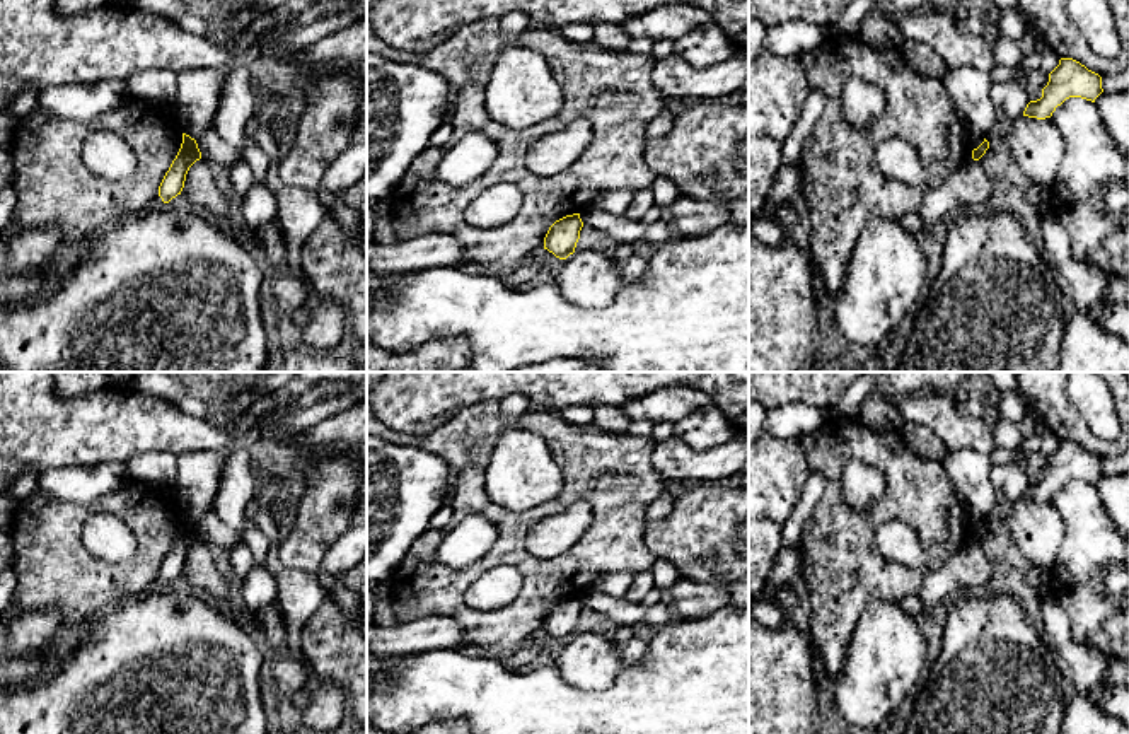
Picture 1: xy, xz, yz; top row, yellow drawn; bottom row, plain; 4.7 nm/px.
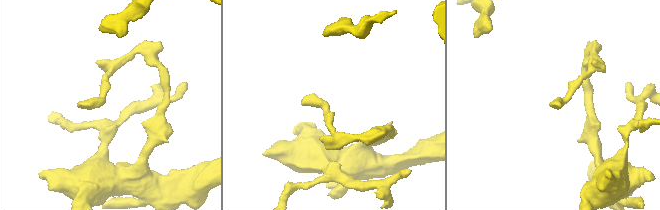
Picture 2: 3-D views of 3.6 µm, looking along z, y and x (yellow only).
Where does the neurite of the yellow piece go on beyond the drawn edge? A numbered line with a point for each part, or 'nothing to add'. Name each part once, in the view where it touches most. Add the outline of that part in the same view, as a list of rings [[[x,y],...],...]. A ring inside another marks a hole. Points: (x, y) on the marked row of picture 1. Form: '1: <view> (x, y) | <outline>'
nothing to add

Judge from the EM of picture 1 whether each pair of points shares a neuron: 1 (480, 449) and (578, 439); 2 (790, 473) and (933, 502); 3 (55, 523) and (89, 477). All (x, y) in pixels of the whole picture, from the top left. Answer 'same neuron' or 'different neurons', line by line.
1: same neuron
2: different neurons
3: different neurons

